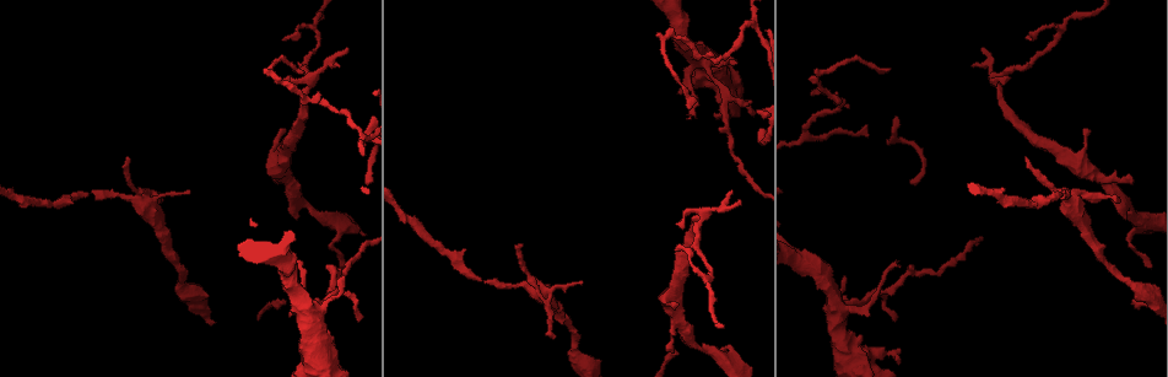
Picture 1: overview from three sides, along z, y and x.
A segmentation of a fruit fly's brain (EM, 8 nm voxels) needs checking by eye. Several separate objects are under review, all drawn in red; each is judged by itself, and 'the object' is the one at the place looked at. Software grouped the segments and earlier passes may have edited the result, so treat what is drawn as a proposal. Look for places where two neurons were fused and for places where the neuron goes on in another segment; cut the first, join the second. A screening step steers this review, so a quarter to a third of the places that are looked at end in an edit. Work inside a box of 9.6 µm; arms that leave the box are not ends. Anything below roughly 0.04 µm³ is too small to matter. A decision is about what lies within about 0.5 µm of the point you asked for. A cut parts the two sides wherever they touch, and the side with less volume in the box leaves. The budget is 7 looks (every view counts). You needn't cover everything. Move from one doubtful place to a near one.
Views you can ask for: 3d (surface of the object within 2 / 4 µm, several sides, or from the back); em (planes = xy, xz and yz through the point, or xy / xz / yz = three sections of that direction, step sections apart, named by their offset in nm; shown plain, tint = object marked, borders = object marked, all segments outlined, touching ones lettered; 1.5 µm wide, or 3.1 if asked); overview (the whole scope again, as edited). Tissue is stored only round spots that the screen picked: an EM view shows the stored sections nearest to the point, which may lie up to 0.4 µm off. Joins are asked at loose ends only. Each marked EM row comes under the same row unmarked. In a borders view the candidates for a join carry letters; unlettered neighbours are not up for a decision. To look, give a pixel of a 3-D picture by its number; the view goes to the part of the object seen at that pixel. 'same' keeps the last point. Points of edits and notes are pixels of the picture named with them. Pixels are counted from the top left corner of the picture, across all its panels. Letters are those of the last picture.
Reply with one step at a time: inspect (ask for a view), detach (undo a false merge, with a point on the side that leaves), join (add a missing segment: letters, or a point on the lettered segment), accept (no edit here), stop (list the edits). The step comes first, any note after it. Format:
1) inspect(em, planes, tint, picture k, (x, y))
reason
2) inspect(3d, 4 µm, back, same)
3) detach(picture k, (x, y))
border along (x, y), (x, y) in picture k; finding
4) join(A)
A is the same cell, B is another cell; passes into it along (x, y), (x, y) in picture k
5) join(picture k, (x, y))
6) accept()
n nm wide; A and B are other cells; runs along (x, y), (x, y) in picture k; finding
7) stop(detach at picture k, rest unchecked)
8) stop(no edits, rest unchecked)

inspect(em, planes, borders, picture 1, (528, 287))
thick turns thin

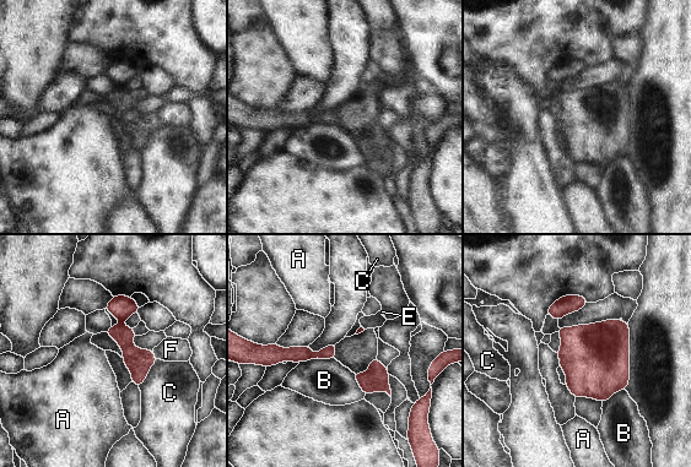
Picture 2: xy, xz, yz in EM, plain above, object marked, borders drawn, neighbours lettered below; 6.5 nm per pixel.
accept()
A, B, C, E and F are other cells; border along (334, 358), (312, 358), (300, 363) in picture 2; continuous, no second neuron

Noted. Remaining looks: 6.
inspect(em, planes, borders, picture 1, (689, 117))
branch stops here

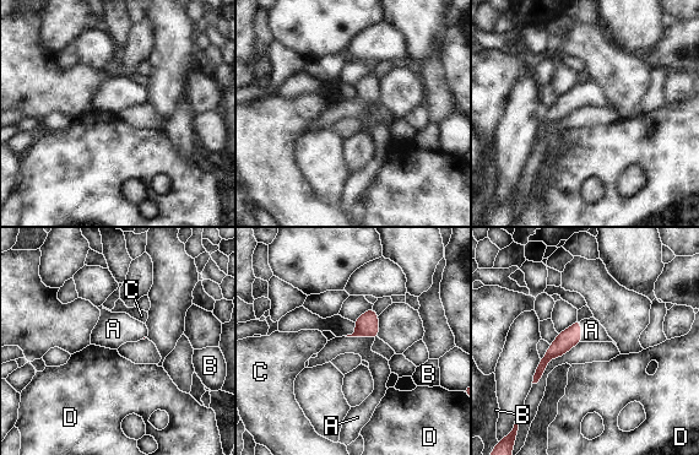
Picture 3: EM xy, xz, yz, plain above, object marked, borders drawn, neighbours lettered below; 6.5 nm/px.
join(A)
A is the same cell, B, C and D are other cells; passes into it along (367, 325), (359, 337), (379, 367) in picture 3; it goes on there

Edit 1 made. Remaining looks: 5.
inspect(overview)
see it whole again

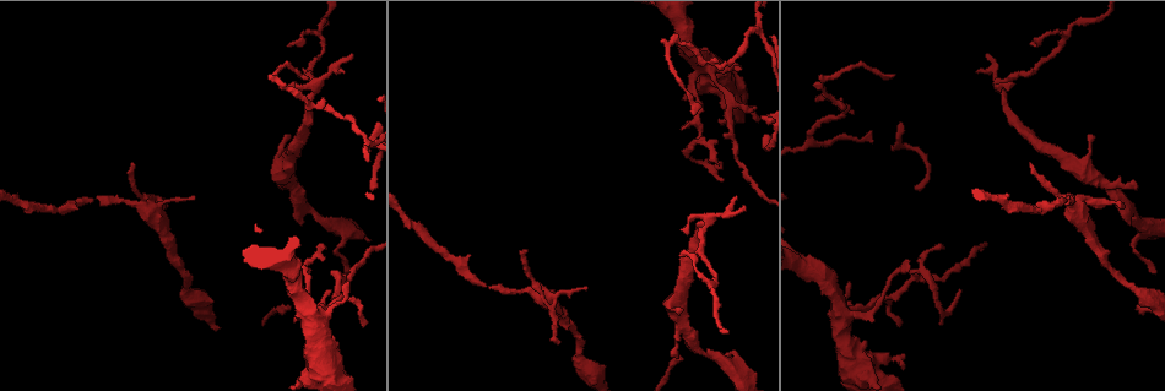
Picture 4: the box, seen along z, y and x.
inspect(em, planes, tint, picture 4, (850, 283))
thin end

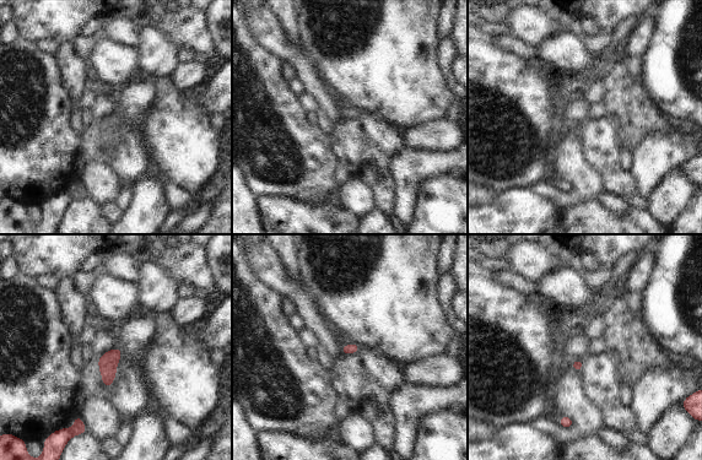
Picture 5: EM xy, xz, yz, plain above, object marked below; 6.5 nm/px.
inspect(em, planes, borders, same)
what lies round it

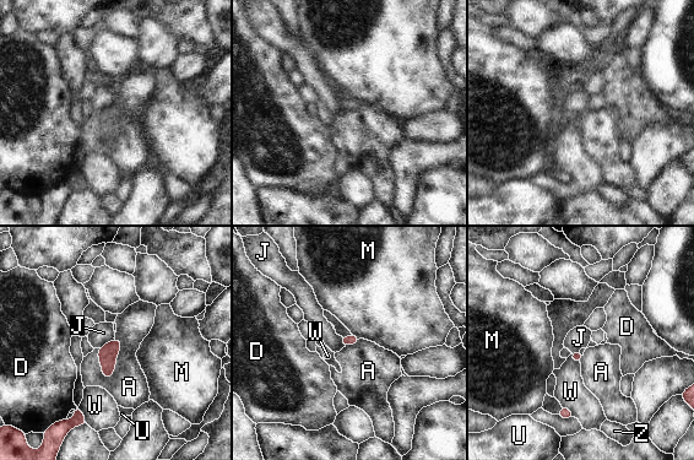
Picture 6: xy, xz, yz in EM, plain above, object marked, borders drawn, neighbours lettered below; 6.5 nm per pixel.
accept()
A, D, J, M, U, W and Z are other cells; none of them fits

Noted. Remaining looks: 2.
stop(join at picture 3, rest unchecked)

